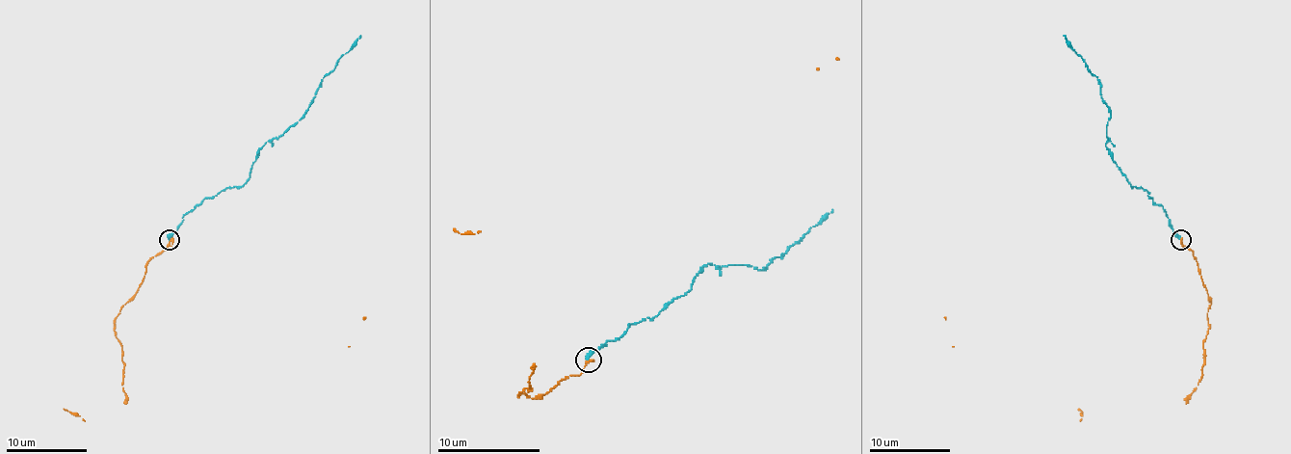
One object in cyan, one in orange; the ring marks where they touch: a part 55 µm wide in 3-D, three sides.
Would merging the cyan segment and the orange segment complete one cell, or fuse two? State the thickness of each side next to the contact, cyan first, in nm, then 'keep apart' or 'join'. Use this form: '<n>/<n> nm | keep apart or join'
360/300 nm | join

